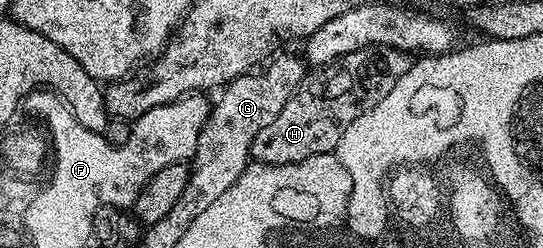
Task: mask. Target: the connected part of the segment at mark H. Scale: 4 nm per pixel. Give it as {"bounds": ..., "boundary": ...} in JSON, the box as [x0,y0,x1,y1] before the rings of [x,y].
{"bounds":[251,46,413,166],"boundary":[[[368,46],[306,73],[301,86],[283,105],[279,116],[255,136],[251,144],[252,161],[266,166],[282,166],[305,160],[312,154],[334,153],[346,128],[359,120],[363,112],[375,108],[375,104],[399,84],[399,79],[407,76],[413,63],[410,51]]]}

